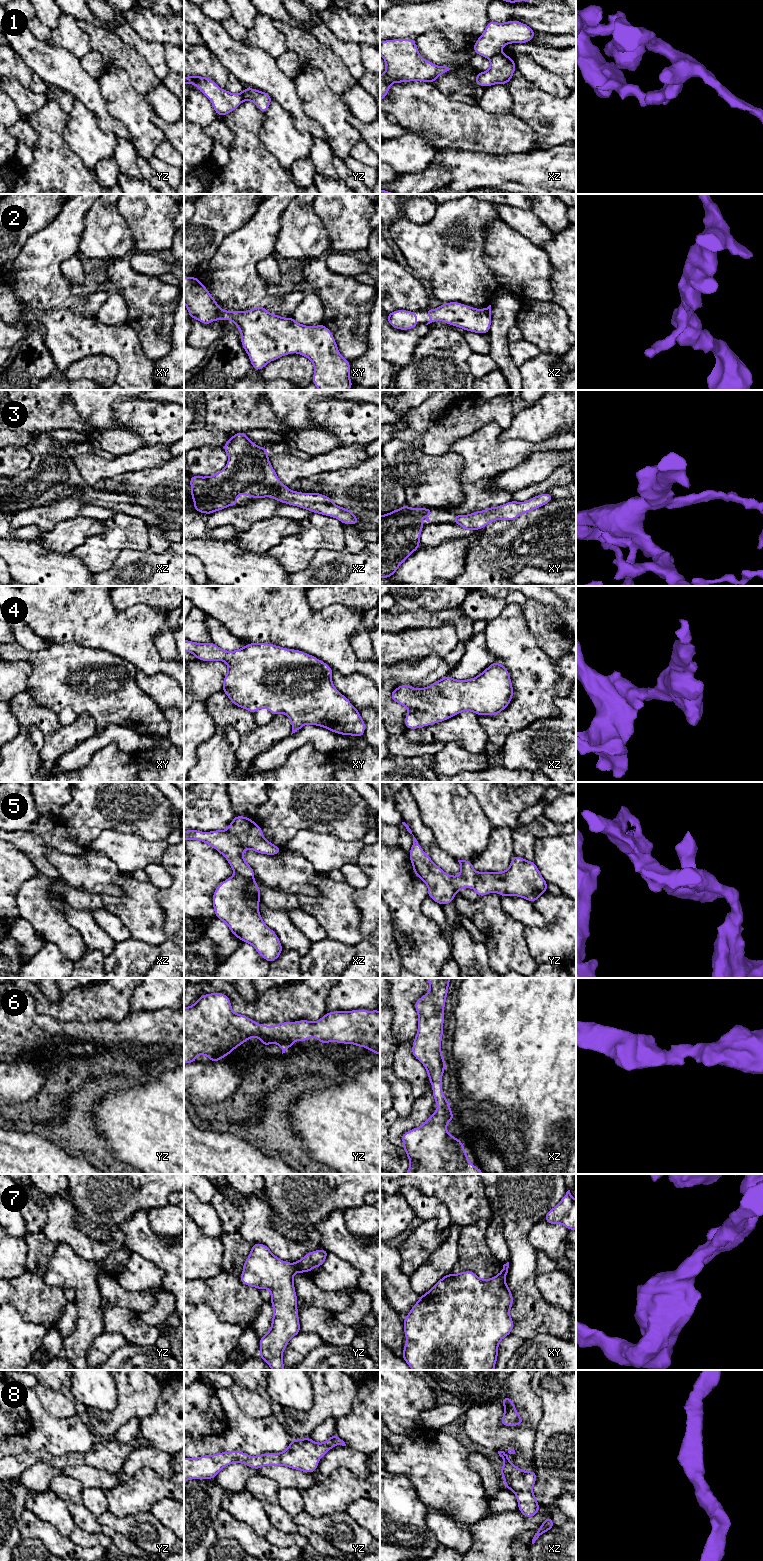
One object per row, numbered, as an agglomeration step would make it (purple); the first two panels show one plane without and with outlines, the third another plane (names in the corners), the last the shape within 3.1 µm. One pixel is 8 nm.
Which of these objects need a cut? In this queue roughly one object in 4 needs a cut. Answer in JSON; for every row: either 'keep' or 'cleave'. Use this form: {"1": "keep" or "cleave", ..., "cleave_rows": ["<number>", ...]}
{"1": "cleave", "2": "keep", "3": "keep", "4": "keep", "5": "cleave", "6": "keep", "7": "cleave", "8": "keep", "cleave_rows": ["1", "5", "7"]}

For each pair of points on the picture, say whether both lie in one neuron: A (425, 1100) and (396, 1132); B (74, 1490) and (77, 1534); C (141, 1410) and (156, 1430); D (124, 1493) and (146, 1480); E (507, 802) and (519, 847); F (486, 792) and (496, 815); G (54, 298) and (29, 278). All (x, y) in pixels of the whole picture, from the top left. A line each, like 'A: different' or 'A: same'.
A: same
B: different
C: different
D: same
E: different
F: same
G: same

